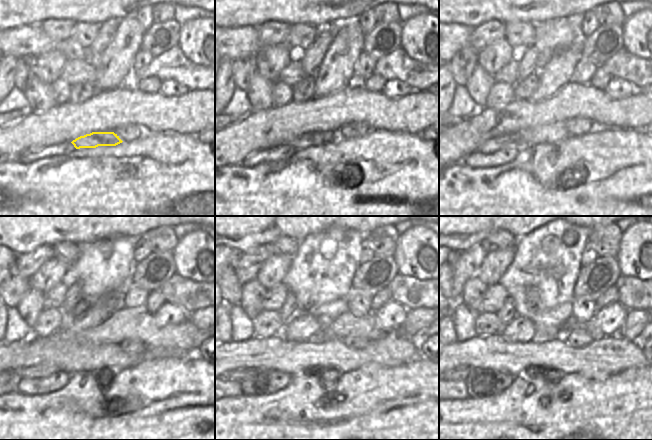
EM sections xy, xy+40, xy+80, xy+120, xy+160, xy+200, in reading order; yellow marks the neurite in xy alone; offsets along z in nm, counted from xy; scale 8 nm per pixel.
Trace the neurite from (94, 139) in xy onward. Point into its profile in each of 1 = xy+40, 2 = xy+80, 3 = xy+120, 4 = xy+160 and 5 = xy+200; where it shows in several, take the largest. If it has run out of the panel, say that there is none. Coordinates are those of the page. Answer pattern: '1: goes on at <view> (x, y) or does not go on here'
1: goes on at xy+40 (307, 140)
2: goes on at xy+80 (490, 146)
3: goes on at xy+120 (42, 370)
4: goes on at xy+160 (242, 373)
5: goes on at xy+200 (459, 373)

